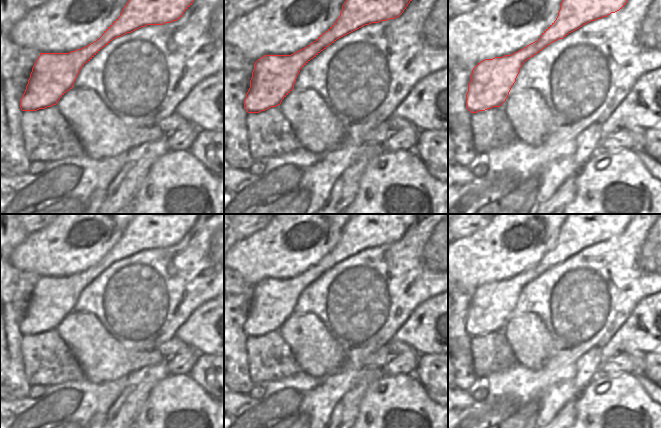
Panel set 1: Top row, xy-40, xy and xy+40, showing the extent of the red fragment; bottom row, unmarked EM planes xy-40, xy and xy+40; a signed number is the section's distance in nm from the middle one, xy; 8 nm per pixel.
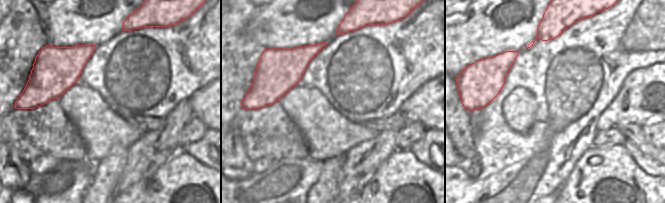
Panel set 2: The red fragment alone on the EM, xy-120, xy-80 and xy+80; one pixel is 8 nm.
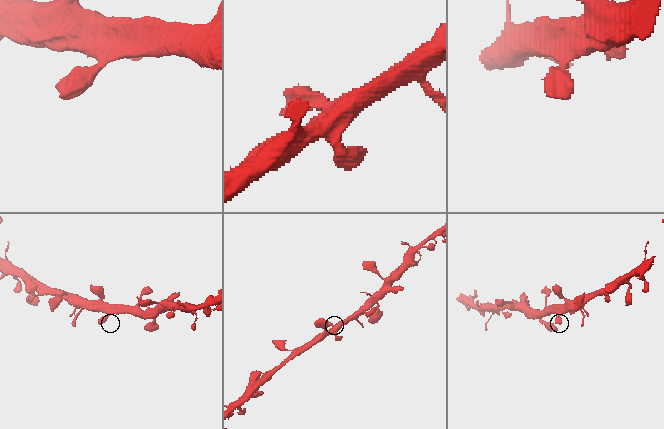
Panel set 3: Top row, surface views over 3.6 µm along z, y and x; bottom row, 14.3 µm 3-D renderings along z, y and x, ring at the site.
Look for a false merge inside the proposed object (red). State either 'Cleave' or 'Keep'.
Keep.

